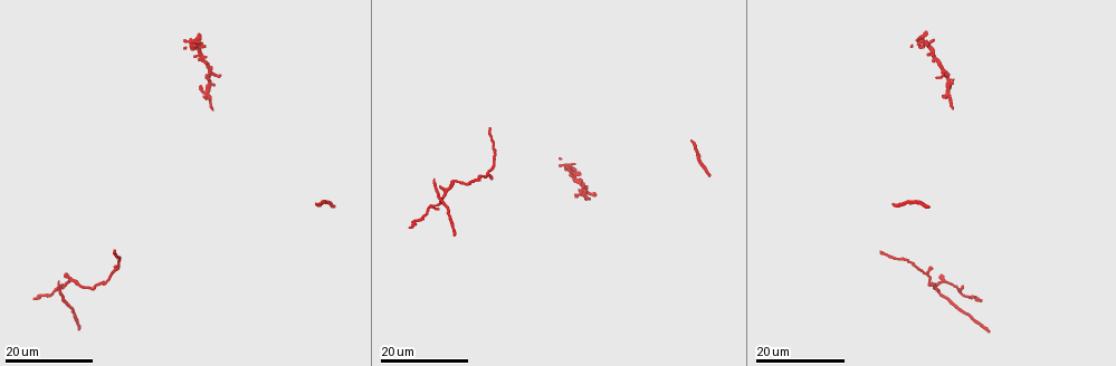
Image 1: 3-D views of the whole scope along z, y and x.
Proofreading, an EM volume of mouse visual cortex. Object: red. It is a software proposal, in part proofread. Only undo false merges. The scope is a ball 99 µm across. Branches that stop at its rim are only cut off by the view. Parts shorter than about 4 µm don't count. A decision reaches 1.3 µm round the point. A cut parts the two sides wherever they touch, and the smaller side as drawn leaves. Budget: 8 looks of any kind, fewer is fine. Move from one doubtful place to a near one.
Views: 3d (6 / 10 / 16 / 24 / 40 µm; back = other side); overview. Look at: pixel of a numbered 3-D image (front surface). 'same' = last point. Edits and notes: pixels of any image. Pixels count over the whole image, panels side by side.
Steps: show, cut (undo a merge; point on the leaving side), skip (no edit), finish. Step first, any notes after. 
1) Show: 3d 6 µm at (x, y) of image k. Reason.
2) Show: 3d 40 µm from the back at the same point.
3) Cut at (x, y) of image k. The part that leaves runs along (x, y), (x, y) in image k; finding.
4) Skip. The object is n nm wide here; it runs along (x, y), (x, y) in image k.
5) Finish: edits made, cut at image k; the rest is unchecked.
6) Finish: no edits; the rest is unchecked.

Show: 3d 16 µm at (211, 80) of image 1.

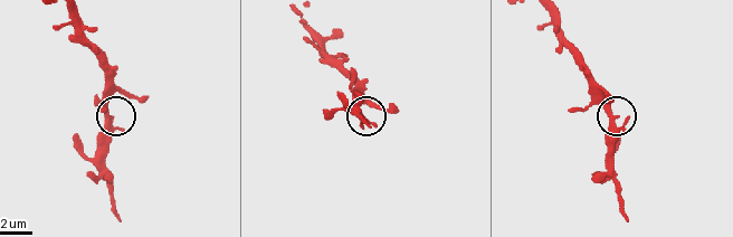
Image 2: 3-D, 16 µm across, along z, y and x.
Show: 3d 6 µm at (613, 122) of image 2.

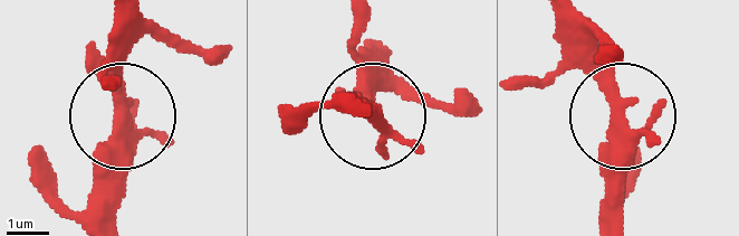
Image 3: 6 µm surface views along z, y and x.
Skip. 4 arms meet here; continuous, no second neuron.

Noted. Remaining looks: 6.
Show: 3d 24 µm at (949, 100) of image 1. Thick turns thin.

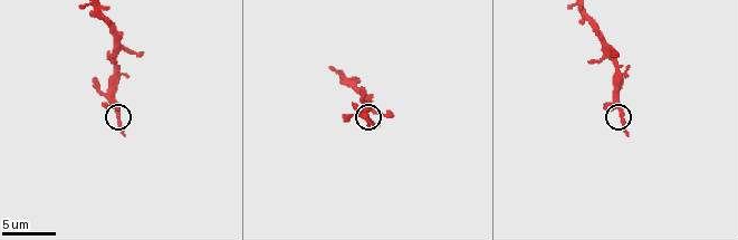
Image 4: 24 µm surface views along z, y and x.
Show: 3d 6 µm at (117, 121) of image 4.

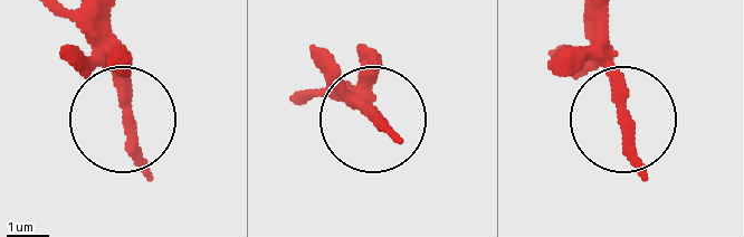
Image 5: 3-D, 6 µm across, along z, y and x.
Skip. Continuous, no second neuron.

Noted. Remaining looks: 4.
Show: 3d 24 µm at (109, 275) of image 1. Three arms meet.

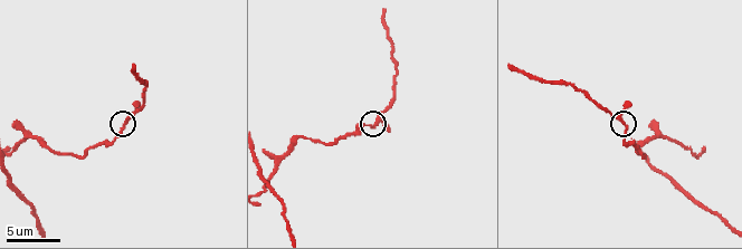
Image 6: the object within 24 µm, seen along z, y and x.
Show: 3d 6 µm at (622, 122) of image 6.

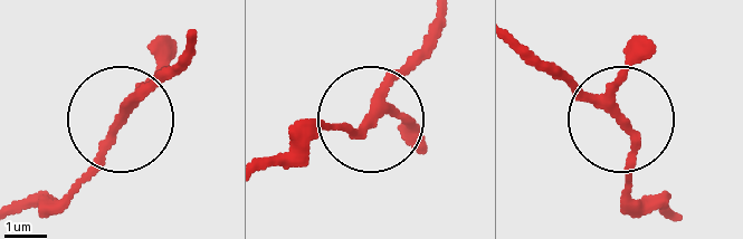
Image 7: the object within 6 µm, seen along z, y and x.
Skip. 3 arms meet here; it runs along (192, 32), (46, 211) in image 7; continuous, no second neuron.

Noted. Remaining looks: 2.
Show: 3d 10 µm at (75, 154) of image 6. Thick turns thin.

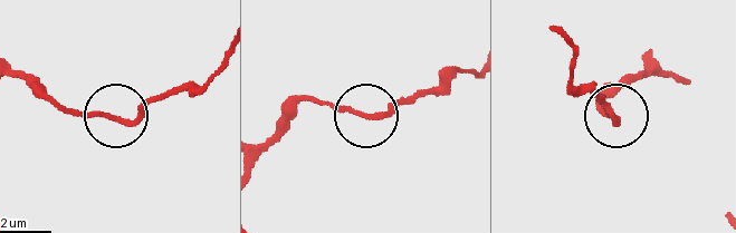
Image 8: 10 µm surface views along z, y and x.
Skip. It runs along (221, 62), (198, 87), (165, 93), (127, 120), (58, 108) in image 8; one neuron here.

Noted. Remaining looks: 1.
Finish: no edits; the rest is unchecked.

